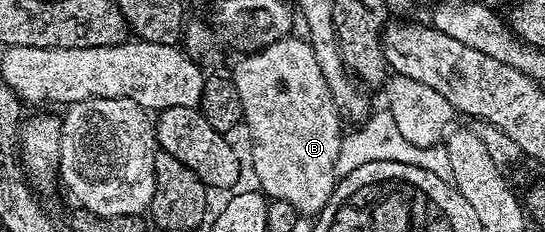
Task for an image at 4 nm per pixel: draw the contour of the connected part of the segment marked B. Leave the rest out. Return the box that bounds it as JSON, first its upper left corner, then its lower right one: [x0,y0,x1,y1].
[233,36,345,216]

